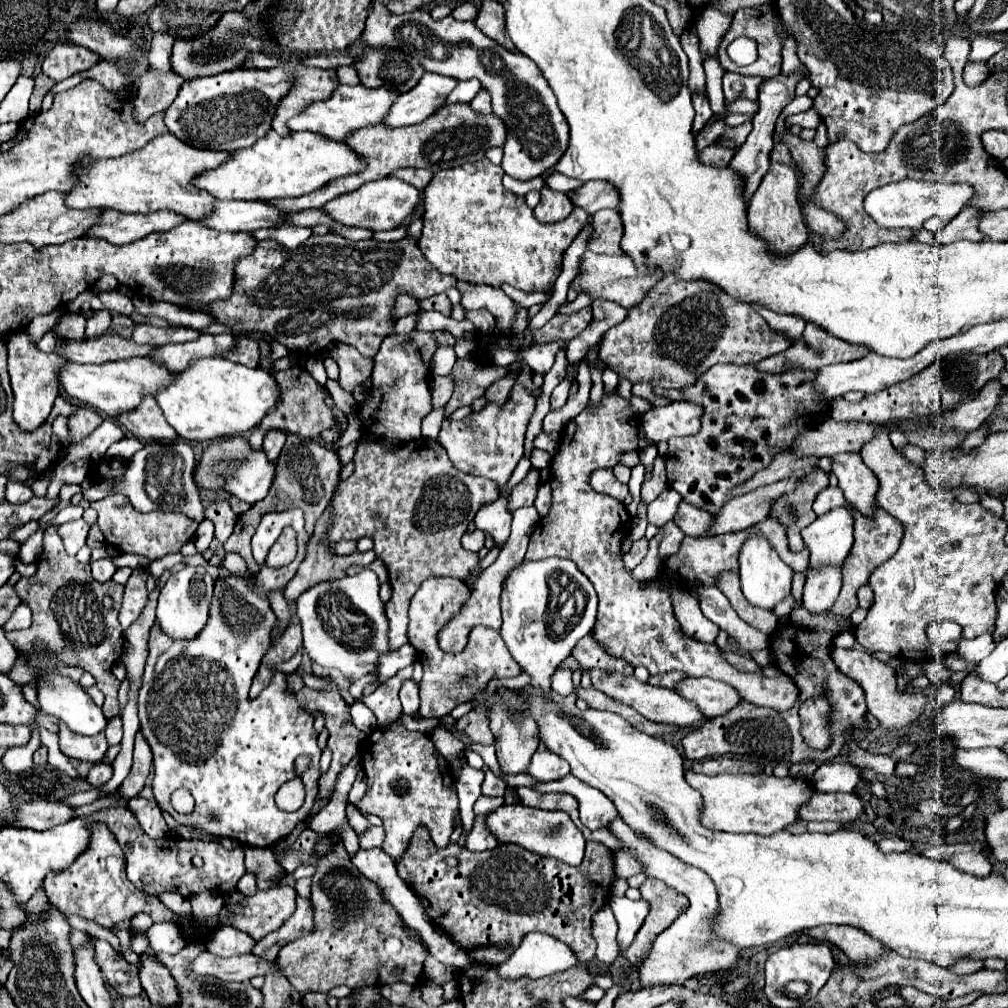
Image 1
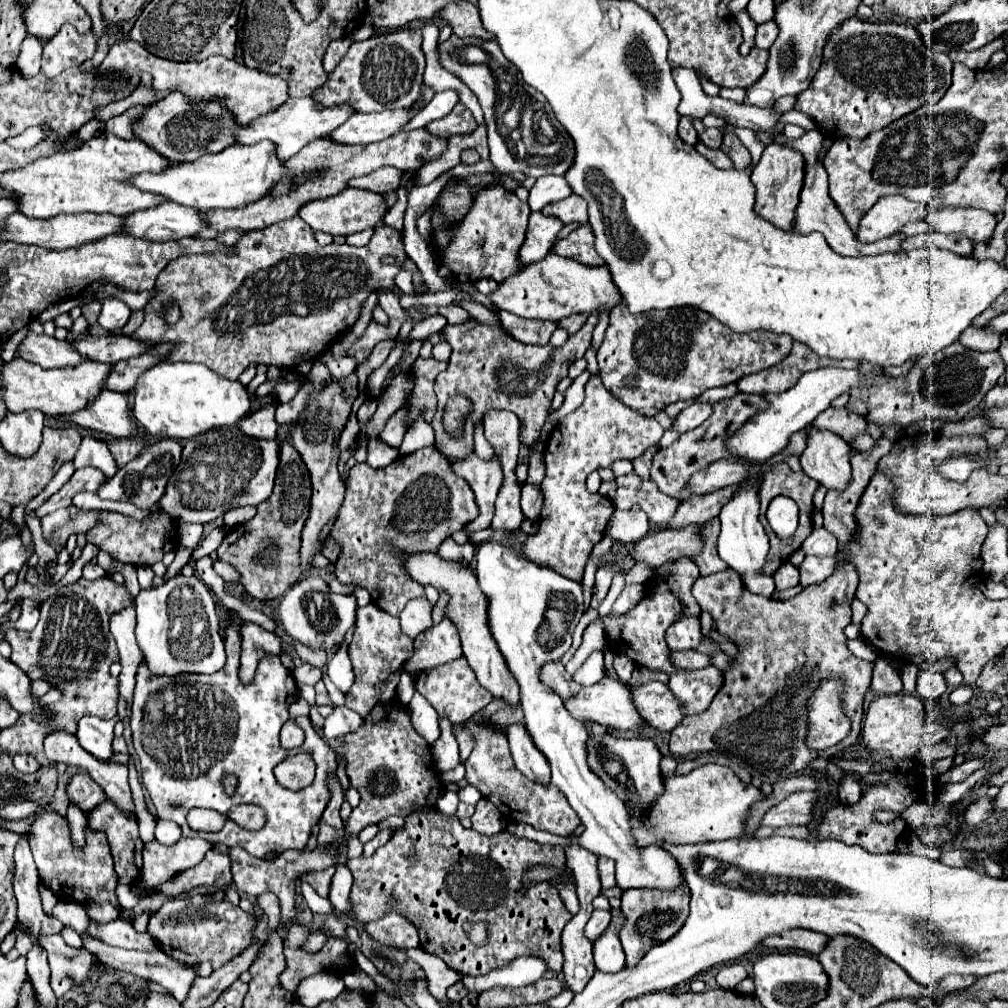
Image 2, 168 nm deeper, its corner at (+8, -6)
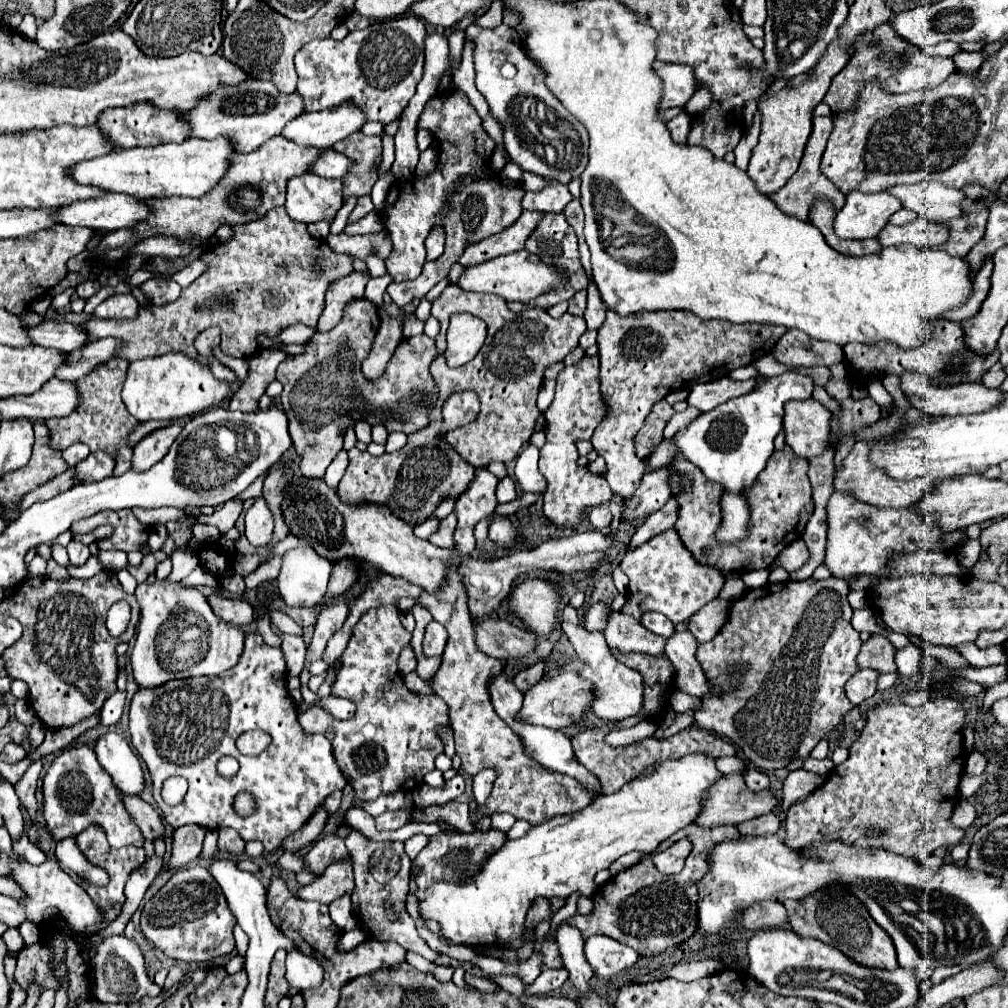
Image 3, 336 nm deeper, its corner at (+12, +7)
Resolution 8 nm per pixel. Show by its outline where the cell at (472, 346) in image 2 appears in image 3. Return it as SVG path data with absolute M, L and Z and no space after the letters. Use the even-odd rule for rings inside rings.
M448 284L442 296L432 302L432 316L438 318L442 330L436 336L440 356L430 366L430 374L438 386L438 402L430 410L430 422L440 420L440 406L450 394L458 390L474 390L482 404L478 418L458 430L440 434L440 440L452 446L466 462L476 468L488 466L492 460L504 464L512 462L534 434L534 426L540 416L536 396L542 386L546 368L556 362L562 362L578 346L578 338L586 332L586 320L568 312L562 318L554 320L548 316L546 310L540 308L532 308L522 314L512 314L512 310L506 308L504 298L496 294L468 292L462 290L458 284ZM454 312L468 312L484 320L488 326L488 336L472 362L458 368L448 368L444 358L444 342L450 316Z

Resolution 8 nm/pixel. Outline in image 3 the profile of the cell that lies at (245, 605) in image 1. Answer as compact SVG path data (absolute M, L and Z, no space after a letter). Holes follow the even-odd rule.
M258 633L246 635L244 640L244 652L238 660L238 664L230 670L226 670L222 676L196 676L186 680L170 680L164 686L158 688L138 688L138 692L132 698L130 704L130 738L132 746L136 748L138 756L144 760L150 778L152 778L152 794L162 810L162 816L168 826L178 828L184 824L198 824L208 830L218 830L224 826L230 826L240 832L240 836L248 840L258 840L264 844L266 852L274 852L286 836L292 836L296 830L300 830L312 814L324 804L326 796L342 790L346 786L346 778L342 776L338 762L332 752L332 744L322 736L304 736L304 730L296 716L296 704L288 702L290 694L286 688L286 660L280 648L268 646ZM284 692L286 702L278 702L280 694ZM260 698L260 700L258 700ZM248 730L264 730L272 736L272 744L260 754L260 756L244 756L236 748L236 738ZM222 756L234 756L240 762L238 776L226 780L220 778L216 772L216 762ZM204 758L204 762L202 762ZM170 776L184 776L188 780L188 792L184 796L184 802L178 806L164 804L160 796L162 782ZM244 784L256 784L256 788L246 788ZM246 790L254 794L258 802L258 810L254 816L240 818L232 810L234 796Z

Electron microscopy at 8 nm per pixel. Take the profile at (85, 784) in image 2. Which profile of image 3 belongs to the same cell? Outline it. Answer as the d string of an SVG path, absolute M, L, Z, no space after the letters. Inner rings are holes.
M74 746L64 750L48 768L48 776L44 778L44 822L52 832L54 840L62 840L68 836L80 834L80 830L88 828L90 824L104 826L108 834L108 842L112 846L142 846L144 836L140 828L130 820L128 812L124 810L110 774L100 766L96 754L90 746Z

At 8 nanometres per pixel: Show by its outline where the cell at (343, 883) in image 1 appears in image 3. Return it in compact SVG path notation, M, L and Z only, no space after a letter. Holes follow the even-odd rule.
M284 852L278 858L278 866L284 870L292 870L296 874L306 870L306 862L304 862L304 856L300 856L300 852Z

